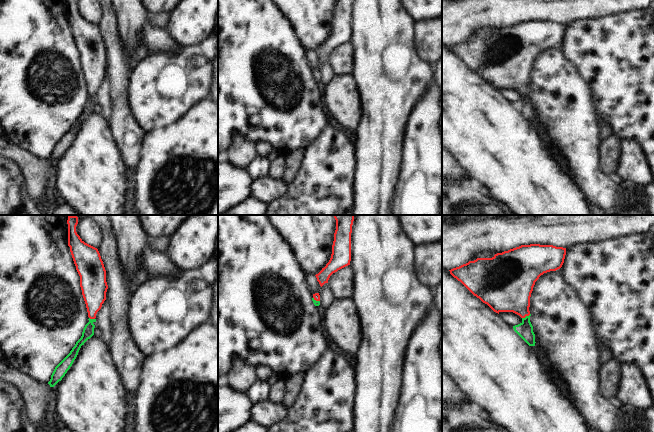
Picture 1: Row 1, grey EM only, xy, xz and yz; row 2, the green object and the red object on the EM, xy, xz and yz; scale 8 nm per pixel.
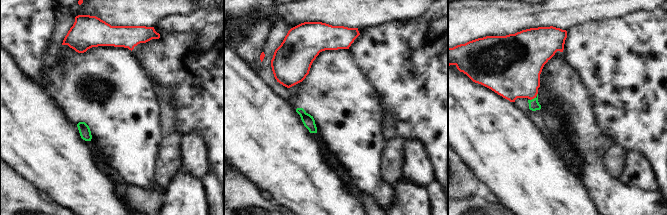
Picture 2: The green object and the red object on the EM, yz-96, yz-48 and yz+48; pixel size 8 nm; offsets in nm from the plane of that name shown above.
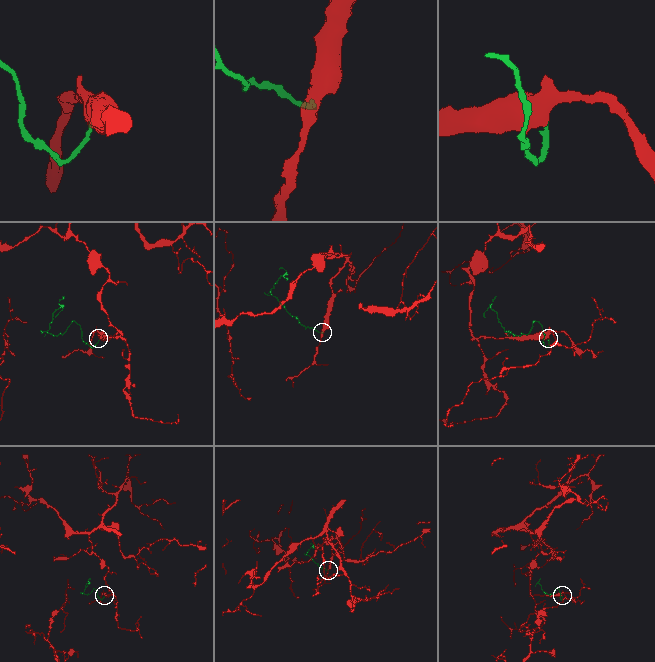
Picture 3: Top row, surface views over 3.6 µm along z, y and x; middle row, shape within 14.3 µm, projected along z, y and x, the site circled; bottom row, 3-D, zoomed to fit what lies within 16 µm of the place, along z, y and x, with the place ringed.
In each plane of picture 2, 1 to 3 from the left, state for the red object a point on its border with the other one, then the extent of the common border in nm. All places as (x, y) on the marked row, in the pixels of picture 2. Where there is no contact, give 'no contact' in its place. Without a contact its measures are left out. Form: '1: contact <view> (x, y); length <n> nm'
1: no contact
2: no contact
3: contact yz+48 (532, 99); length 50 nm

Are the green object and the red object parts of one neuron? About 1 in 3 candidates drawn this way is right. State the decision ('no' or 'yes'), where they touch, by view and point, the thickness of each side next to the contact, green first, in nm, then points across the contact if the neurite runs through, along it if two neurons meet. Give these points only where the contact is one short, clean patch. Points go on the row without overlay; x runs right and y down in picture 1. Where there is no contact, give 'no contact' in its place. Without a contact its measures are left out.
yes; contact yz (526, 92); calibres 130 and 360 nm; way yz (525, 105), (526, 92), (518, 77), (509, 66)

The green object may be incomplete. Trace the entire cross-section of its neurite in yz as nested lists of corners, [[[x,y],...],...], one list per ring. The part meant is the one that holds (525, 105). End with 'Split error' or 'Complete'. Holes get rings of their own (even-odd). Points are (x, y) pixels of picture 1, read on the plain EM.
[[[530,20],[495,30],[492,34],[477,34],[459,43],[453,44],[450,50],[460,57],[474,72],[487,80],[494,88],[513,88],[522,94],[522,98],[513,102],[514,107],[529,121],[535,122],[535,110],[530,98],[530,73],[535,58],[541,51],[560,45],[564,39],[566,24],[553,21]]]. Split error

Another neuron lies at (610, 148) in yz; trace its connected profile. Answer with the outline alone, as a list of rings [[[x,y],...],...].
[[[611,134],[599,145],[599,164],[607,175],[615,175],[621,157],[621,140]]]

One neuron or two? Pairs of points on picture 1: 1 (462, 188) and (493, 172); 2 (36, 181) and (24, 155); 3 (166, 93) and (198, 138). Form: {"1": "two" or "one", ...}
{"1": "two", "2": "one", "3": "two"}

